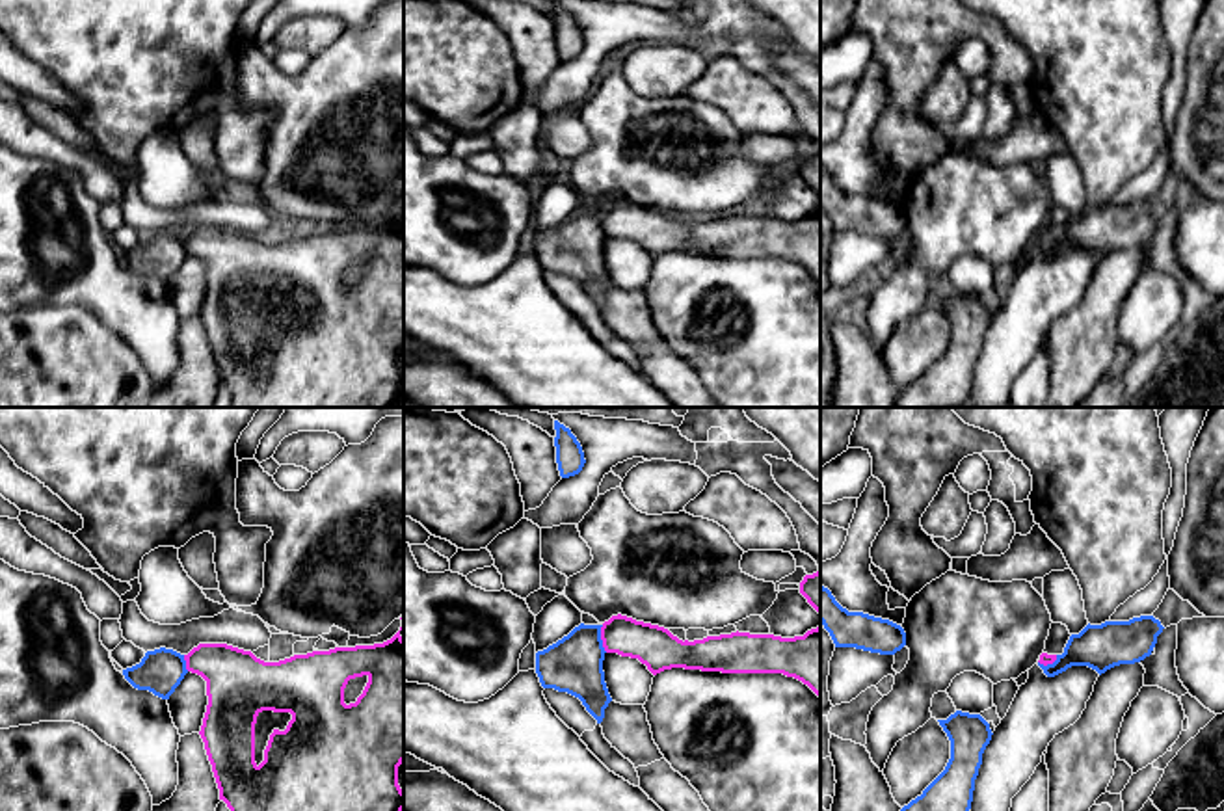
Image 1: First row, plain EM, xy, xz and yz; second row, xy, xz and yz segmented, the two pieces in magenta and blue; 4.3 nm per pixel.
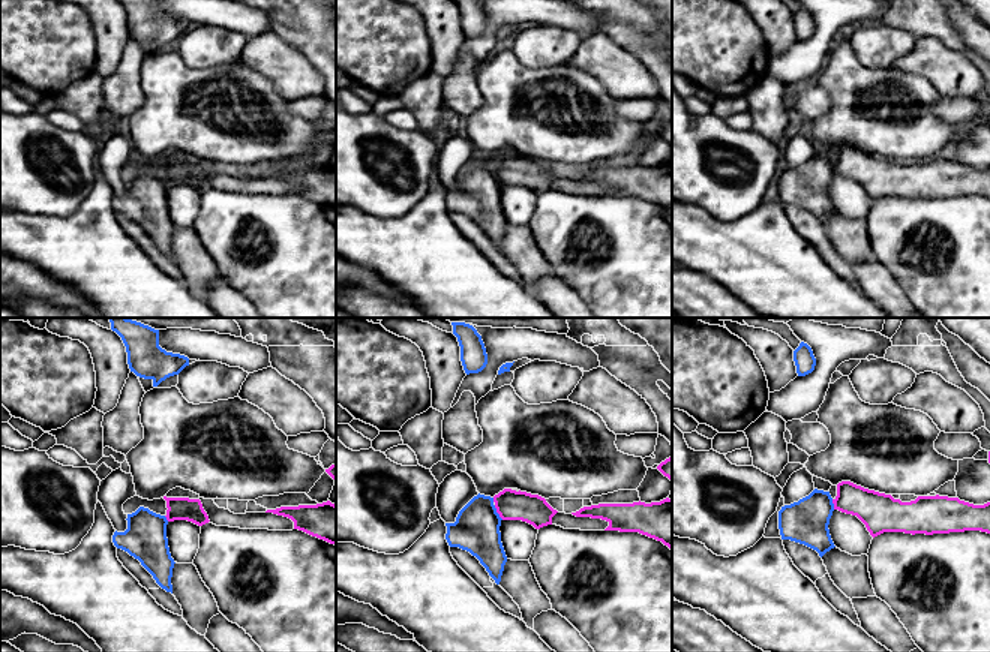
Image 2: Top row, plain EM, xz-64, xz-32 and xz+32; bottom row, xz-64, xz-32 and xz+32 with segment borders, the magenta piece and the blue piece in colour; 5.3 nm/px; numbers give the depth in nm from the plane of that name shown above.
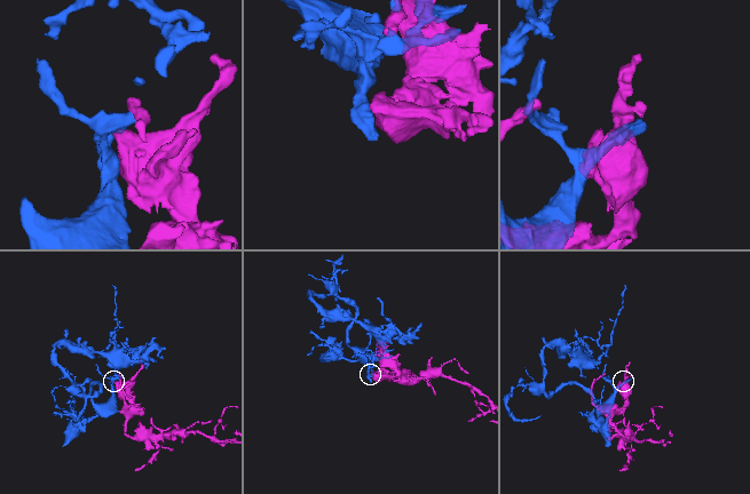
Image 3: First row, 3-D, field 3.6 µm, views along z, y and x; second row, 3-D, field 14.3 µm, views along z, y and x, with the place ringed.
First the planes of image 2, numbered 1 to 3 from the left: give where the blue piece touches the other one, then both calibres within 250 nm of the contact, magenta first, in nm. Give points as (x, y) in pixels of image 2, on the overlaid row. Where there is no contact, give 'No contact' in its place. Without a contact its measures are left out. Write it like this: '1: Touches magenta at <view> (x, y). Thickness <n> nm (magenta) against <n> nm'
1: Touches magenta at xz-64 (167, 519). Thickness 130 nm (magenta) against 220 nm
2: Touches magenta at xz-32 (497, 511). Thickness 160 nm (magenta) against 240 nm
3: Touches magenta at xz+32 (833, 502). Thickness 200 nm (magenta) against 240 nm

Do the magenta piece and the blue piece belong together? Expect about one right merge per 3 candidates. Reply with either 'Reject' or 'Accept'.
Accept

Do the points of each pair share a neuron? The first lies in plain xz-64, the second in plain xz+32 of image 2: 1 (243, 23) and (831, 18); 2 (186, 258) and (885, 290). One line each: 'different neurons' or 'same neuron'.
1: same neuron
2: different neurons

